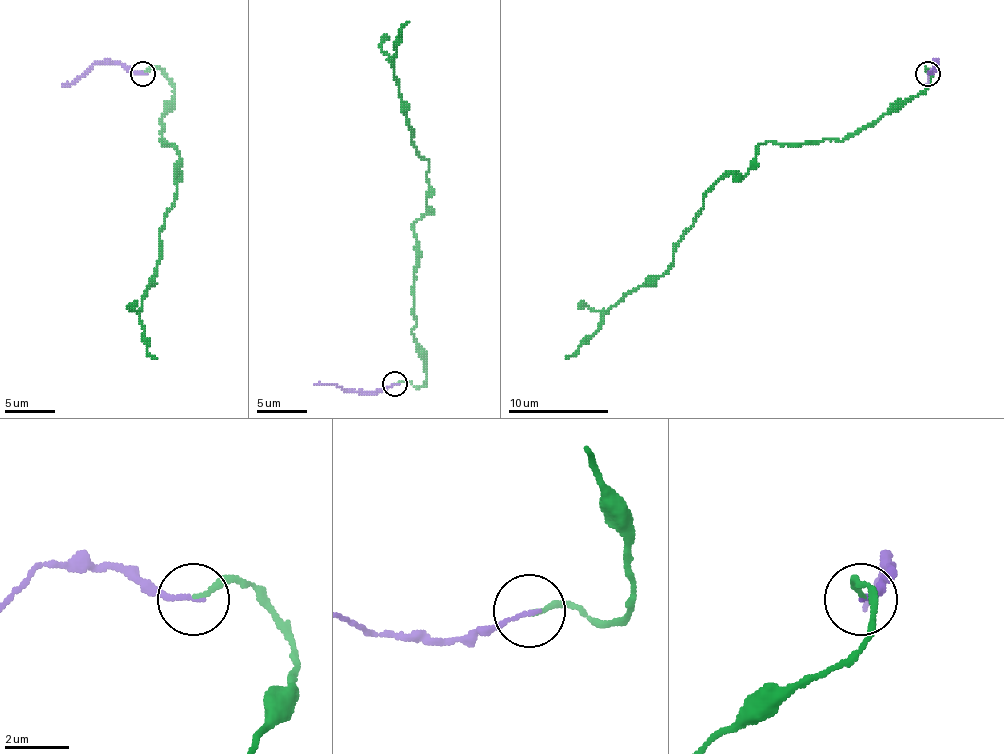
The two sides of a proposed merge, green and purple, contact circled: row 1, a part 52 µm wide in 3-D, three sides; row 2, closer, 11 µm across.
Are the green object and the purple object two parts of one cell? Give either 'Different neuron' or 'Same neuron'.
Same neuron

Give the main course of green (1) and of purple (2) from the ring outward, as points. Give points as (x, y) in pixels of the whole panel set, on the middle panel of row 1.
1: (394, 384), (426, 379), (411, 331), (429, 162), (411, 142), (391, 62), (409, 22)
2: (394, 384), (371, 391), (344, 391), (334, 384), (314, 384)

